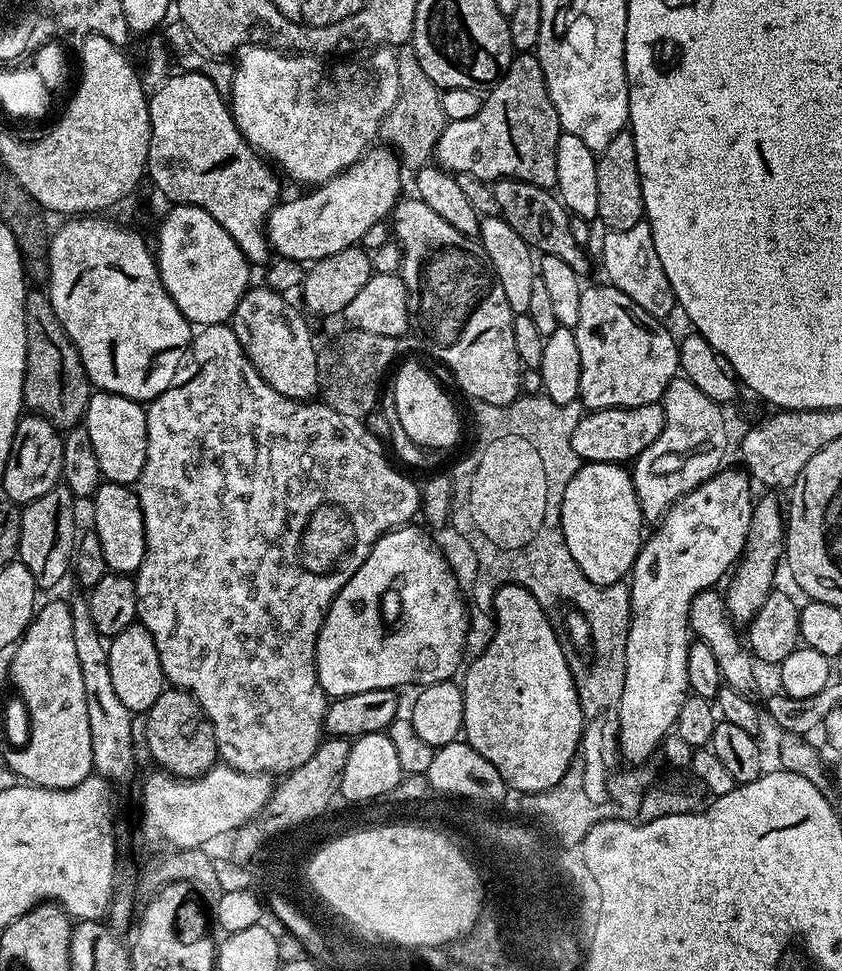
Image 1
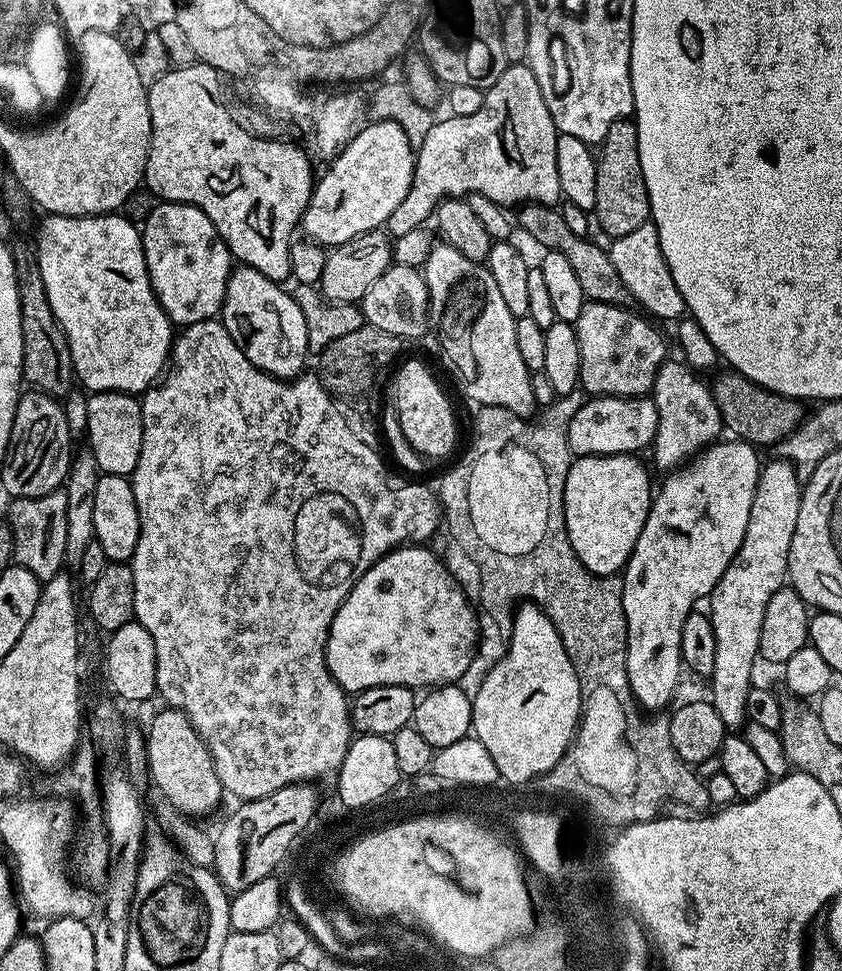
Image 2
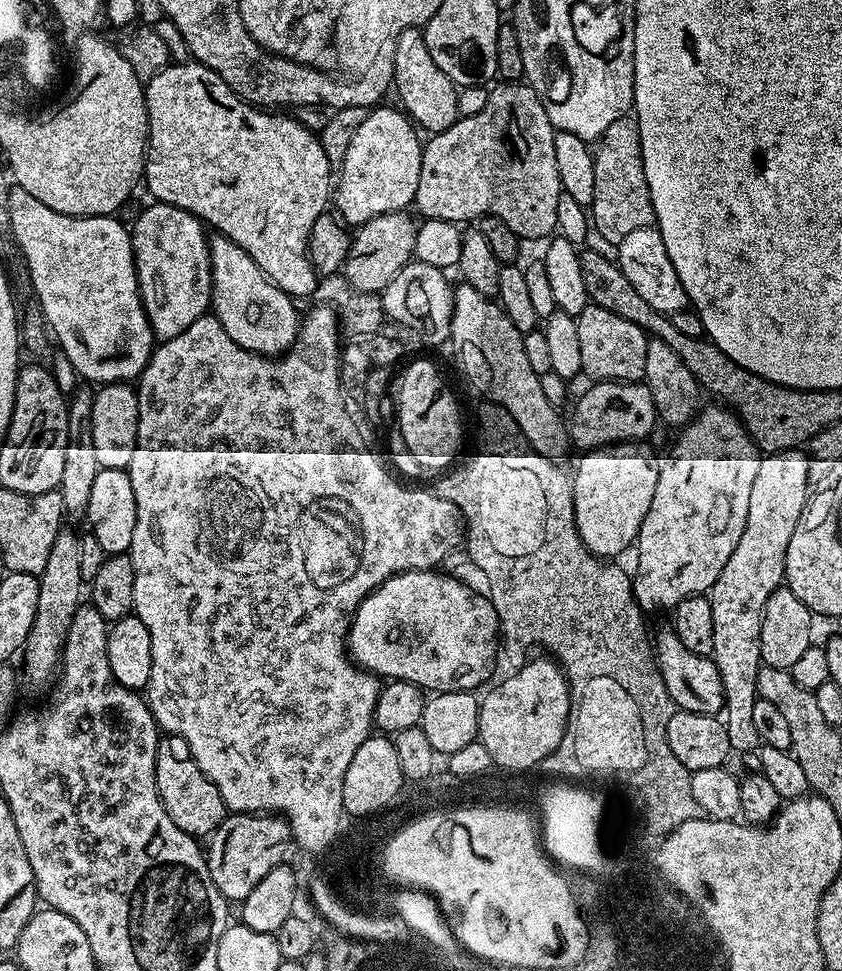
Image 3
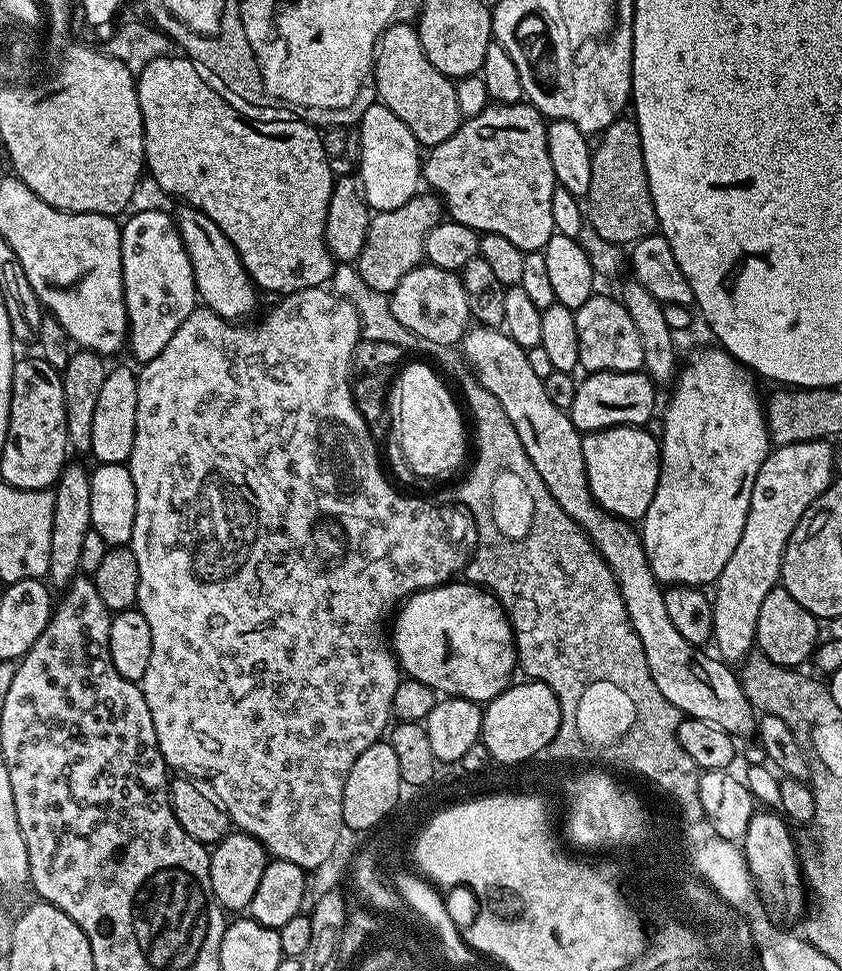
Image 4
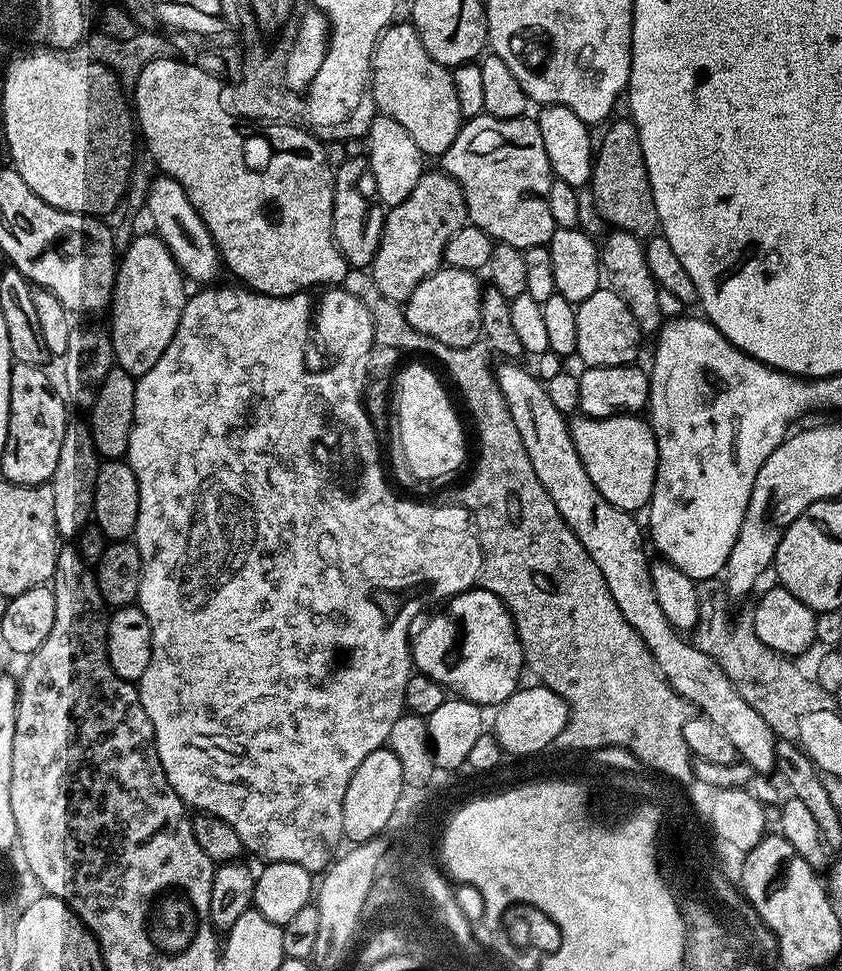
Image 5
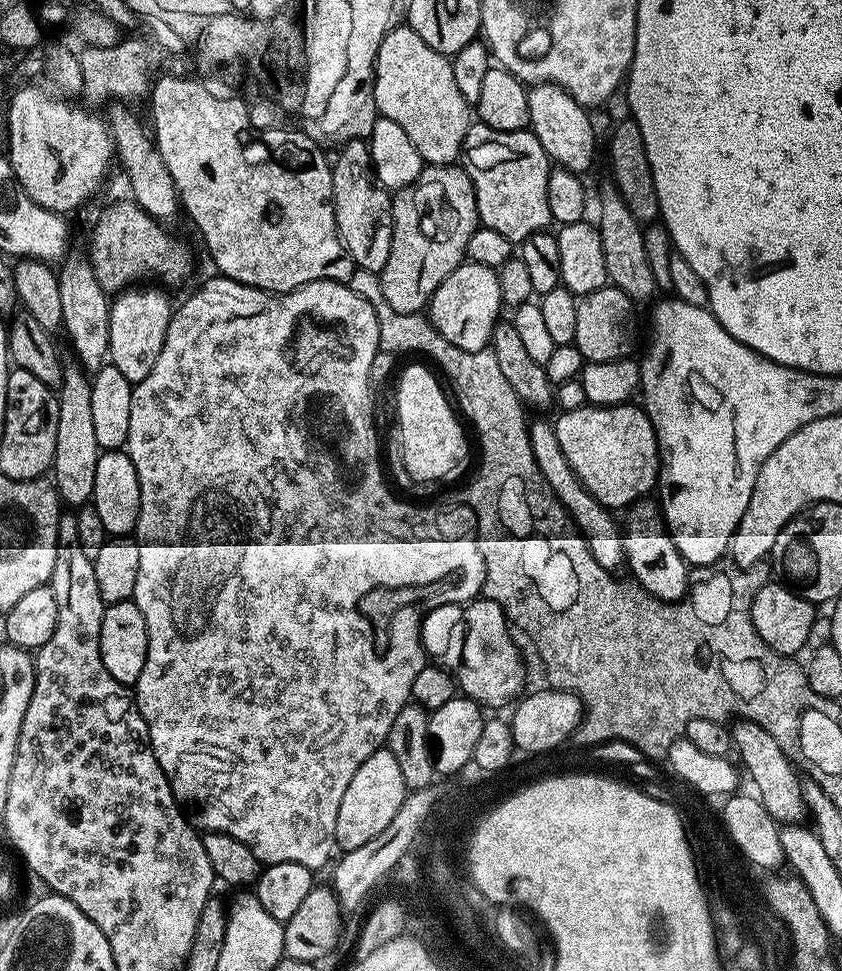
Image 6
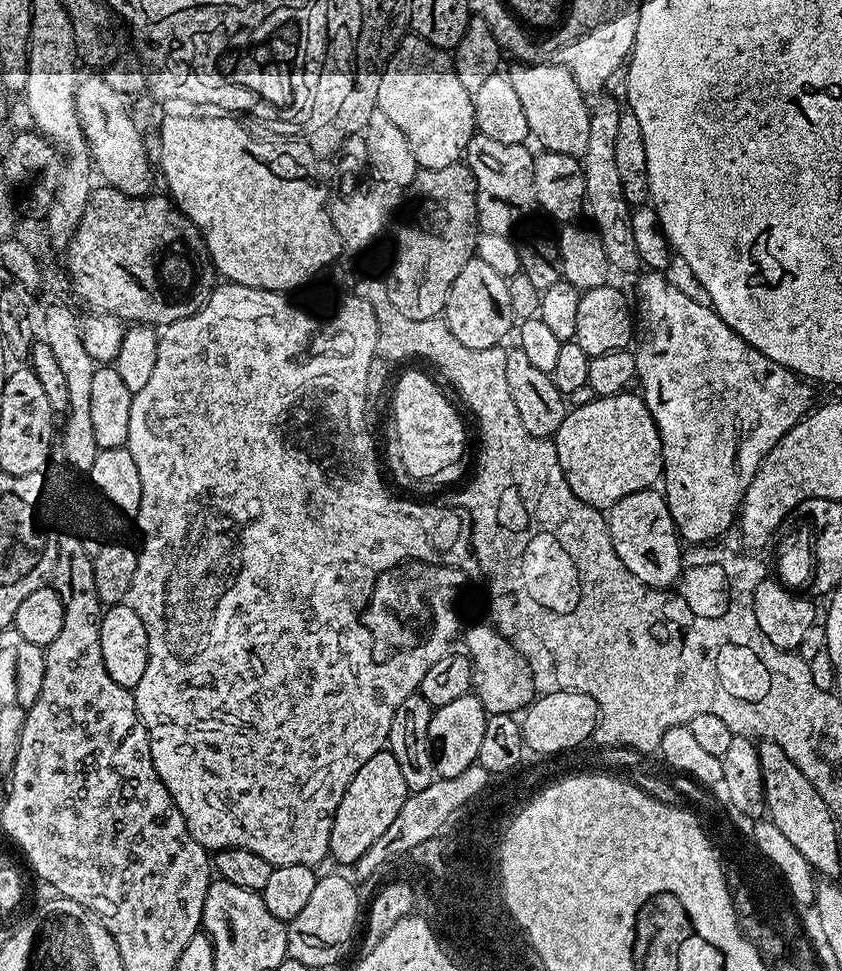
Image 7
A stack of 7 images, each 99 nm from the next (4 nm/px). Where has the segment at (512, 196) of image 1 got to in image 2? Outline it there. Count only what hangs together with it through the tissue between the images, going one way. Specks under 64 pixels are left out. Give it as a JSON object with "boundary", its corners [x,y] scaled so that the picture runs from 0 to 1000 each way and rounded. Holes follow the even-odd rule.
{"boundary":[[[624,210],[616,215],[615,235],[624,239],[632,247],[638,247],[643,251],[643,256],[652,260],[662,260],[671,264],[677,269],[677,275],[686,285],[686,290],[691,294],[691,303],[695,310],[715,311],[716,313],[745,314],[751,309],[748,299],[743,299],[743,290],[734,286],[734,277],[727,269],[726,258],[713,251],[707,251],[698,243],[688,243],[672,233],[672,225],[669,217],[650,210]]]}

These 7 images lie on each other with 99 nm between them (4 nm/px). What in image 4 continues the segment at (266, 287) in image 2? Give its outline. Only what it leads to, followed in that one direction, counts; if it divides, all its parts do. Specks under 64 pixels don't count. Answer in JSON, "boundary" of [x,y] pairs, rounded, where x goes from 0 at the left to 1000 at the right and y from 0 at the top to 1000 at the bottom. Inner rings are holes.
{"boundary":[[[227,212],[214,213],[219,214],[207,218],[207,226],[209,236],[214,238],[214,244],[221,253],[221,262],[226,262],[226,274],[230,274],[230,290],[236,312],[265,330],[289,331],[295,327],[290,325],[297,324],[304,317],[306,298],[287,274],[283,257],[278,257],[273,245],[268,245],[268,241],[259,237],[257,230],[245,225],[245,220]]]}

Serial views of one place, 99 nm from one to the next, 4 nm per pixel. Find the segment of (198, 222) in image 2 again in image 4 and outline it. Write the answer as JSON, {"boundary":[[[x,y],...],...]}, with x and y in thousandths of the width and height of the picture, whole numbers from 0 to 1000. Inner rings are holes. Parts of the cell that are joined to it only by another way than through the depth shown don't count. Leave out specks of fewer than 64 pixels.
{"boundary":[[[171,214],[162,218],[152,228],[146,228],[143,236],[143,256],[145,257],[145,290],[147,291],[147,310],[152,324],[151,361],[166,371],[167,376],[177,375],[197,356],[202,348],[211,344],[211,336],[226,327],[226,323],[235,315],[233,291],[230,290],[230,274],[226,274],[226,262],[221,262],[221,253],[209,236],[208,226],[185,214]]]}

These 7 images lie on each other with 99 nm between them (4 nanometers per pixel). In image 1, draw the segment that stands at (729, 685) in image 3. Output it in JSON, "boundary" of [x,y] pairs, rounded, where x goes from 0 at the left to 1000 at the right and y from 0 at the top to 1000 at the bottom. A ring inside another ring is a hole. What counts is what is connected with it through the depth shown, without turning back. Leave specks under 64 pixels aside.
{"boundary":[[[907,509],[893,520],[891,546],[886,554],[886,562],[881,576],[873,582],[872,592],[863,598],[865,631],[869,633],[875,644],[887,645],[900,628],[905,628],[905,620],[919,608],[922,587],[928,584],[931,572],[931,549],[933,547],[933,531],[929,526],[929,519],[920,515],[920,510]],[[874,593],[874,594],[873,594]],[[871,596],[871,597],[869,597]],[[869,597],[869,598],[868,598]]]}

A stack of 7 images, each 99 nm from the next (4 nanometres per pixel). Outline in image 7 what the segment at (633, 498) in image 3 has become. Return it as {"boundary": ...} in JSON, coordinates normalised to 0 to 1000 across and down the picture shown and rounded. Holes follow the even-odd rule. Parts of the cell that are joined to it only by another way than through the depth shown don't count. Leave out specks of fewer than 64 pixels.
{"boundary":[[[752,404],[700,411],[700,416],[689,416],[681,424],[678,421],[660,444],[658,456],[667,488],[677,505],[702,523],[721,525],[746,509],[774,503],[789,485],[781,439],[764,407]]]}

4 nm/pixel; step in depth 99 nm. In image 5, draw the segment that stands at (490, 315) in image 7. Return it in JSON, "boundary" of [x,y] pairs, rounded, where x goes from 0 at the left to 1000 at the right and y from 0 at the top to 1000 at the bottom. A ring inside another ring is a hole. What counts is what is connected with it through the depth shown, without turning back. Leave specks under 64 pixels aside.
{"boundary":[[[525,274],[515,282],[511,282],[485,304],[485,308],[479,310],[477,320],[482,332],[492,336],[507,346],[520,348],[536,358],[557,358],[559,354],[567,353],[571,349],[572,343],[572,304],[571,285],[564,280],[544,278]]]}

